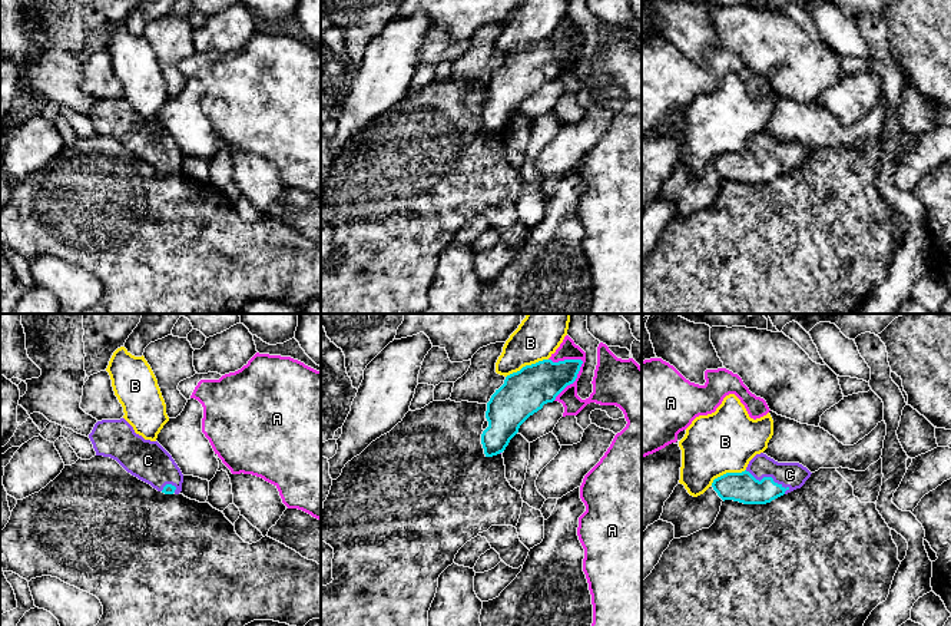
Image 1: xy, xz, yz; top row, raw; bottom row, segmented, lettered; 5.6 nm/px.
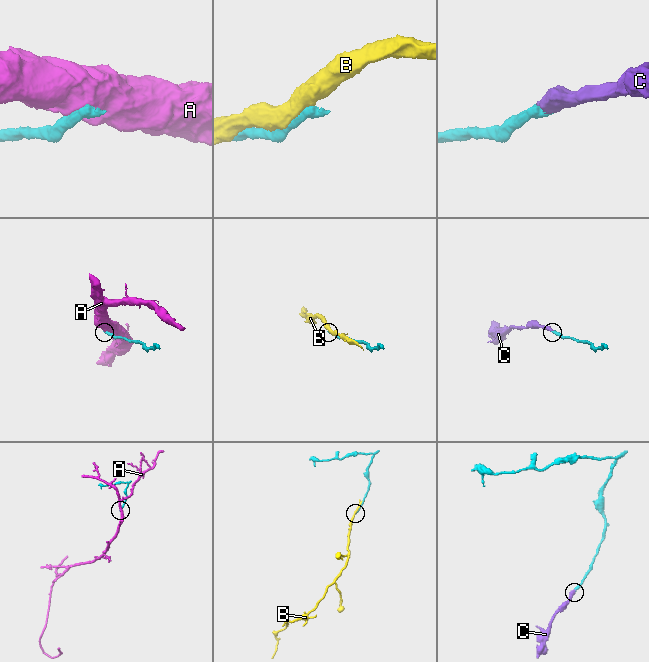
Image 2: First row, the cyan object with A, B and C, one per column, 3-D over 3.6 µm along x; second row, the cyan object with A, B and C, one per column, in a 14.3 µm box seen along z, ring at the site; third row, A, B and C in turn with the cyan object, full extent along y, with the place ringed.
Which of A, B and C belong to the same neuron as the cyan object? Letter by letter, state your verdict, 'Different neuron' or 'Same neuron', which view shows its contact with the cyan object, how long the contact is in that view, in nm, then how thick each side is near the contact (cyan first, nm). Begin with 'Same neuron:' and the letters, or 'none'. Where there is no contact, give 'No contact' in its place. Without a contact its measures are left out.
Same neuron: C
A: Different neuron. Touches cyan in xz. Shared border 280 nm. Thickness 240 nm (cyan) against 260 nm
B: Different neuron. Touches cyan in xz. Shared border 260 nm. Thickness 260 nm (cyan) against 260 nm
C: Same neuron. Touches cyan in yz. Shared border 280 nm. Thickness 170 nm (cyan) against 140 nm

